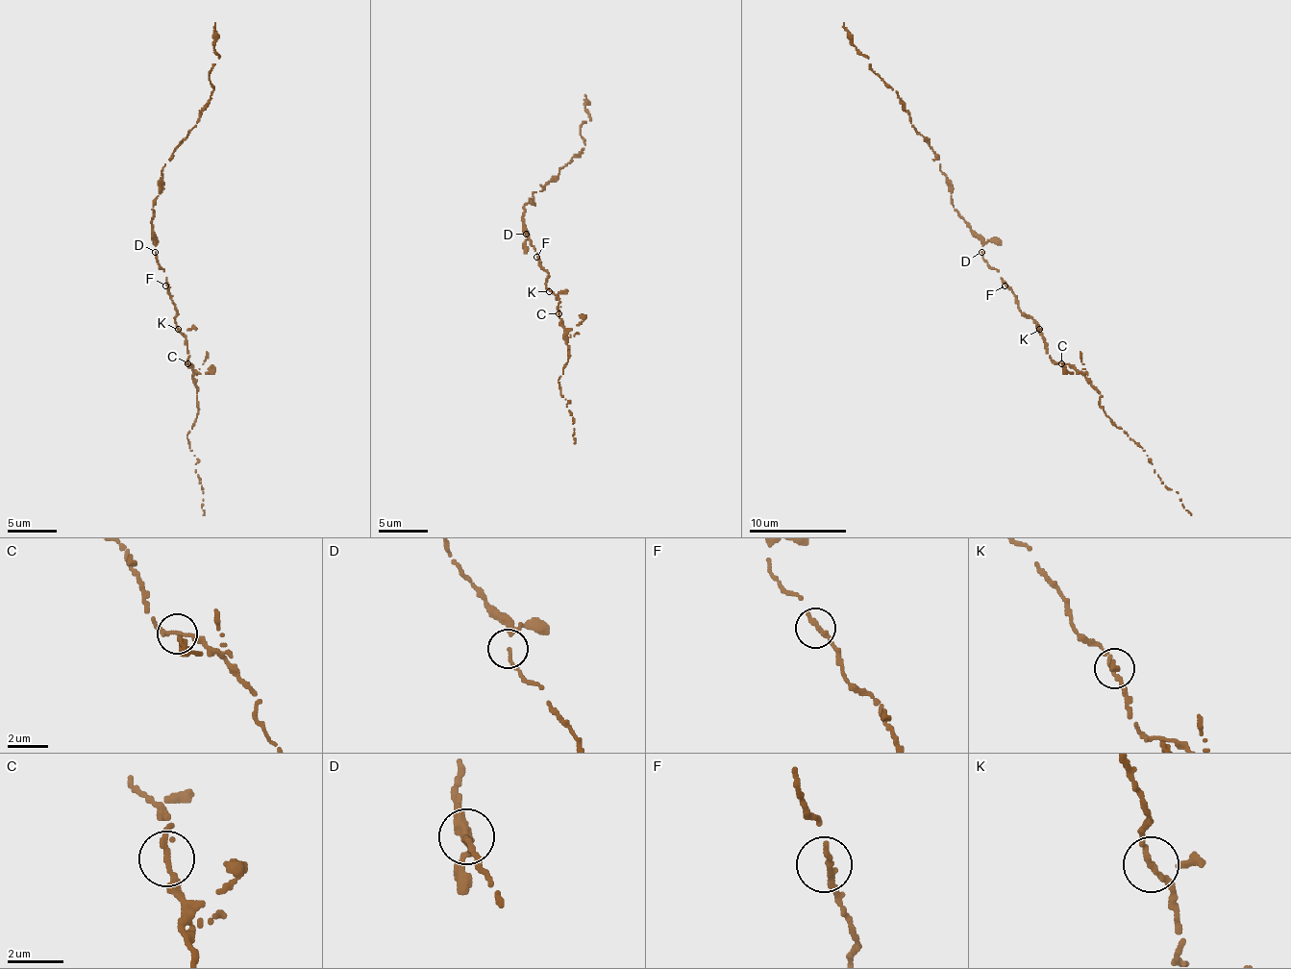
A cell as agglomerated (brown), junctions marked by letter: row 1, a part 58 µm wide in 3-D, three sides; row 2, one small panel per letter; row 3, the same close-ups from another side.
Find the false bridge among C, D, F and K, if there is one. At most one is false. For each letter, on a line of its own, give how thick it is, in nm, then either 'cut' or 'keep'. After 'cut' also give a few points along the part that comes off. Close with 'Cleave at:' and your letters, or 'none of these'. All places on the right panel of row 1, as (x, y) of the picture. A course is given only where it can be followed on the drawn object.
C: 200 nm thick; keep
D: 110 nm thick; keep
F: 320 nm thick; keep
K: 160 nm thick; keep
Cleave at: none of these

